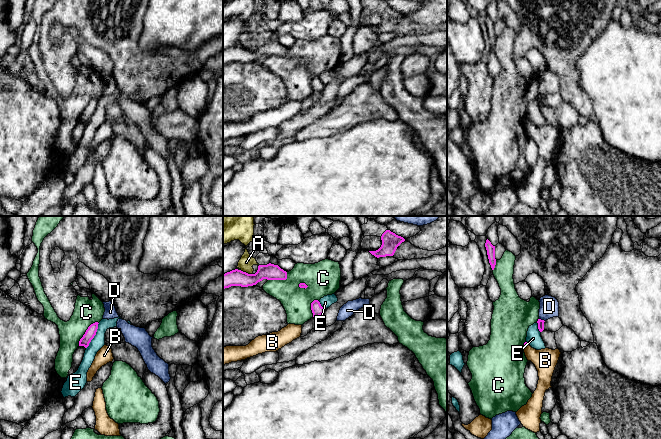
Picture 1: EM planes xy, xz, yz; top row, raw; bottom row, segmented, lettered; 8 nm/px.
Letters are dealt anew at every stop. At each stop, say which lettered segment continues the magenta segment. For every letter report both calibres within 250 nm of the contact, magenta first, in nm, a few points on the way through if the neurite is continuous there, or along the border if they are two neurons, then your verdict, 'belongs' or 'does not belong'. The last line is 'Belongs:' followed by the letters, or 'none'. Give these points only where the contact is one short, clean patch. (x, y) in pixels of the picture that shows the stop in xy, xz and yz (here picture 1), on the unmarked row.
A: calibres 130 and 120 nm; does not belong
B: calibres 20 and 190 nm; does not belong
C: calibres 80 and 200 nm; does not belong
D: calibres 50 and 160 nm; does not belong
E: calibres 80 and 100 nm; border xy (99, 99), (96, 110), (86, 124); does not belong
Belongs: none

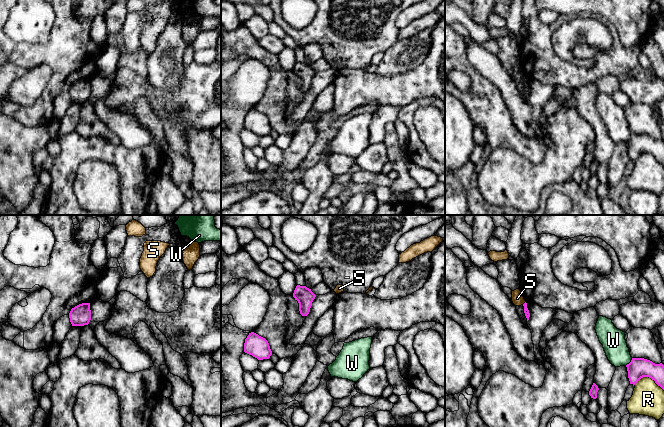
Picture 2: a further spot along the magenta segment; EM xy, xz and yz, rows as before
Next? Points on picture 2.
R: calibres 160 and 260 nm; border yz (634, 160), (643, 153), (650, 153), (663, 166); does not belong
S: calibres 50 and 100 nm; border yz (525, 77), (522, 80); does not belong
W: calibres 160 and 190 nm; does not belong
Belongs: none

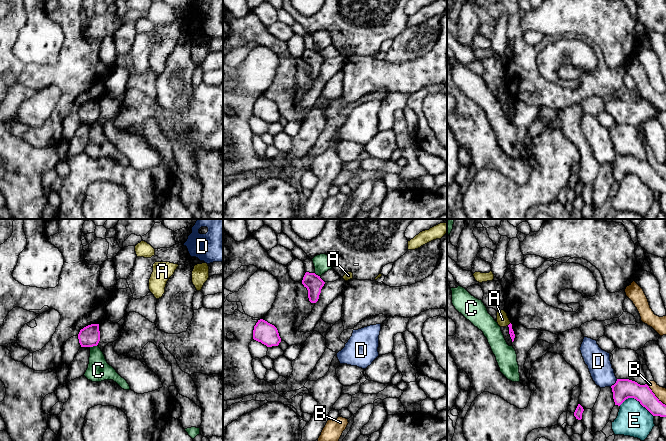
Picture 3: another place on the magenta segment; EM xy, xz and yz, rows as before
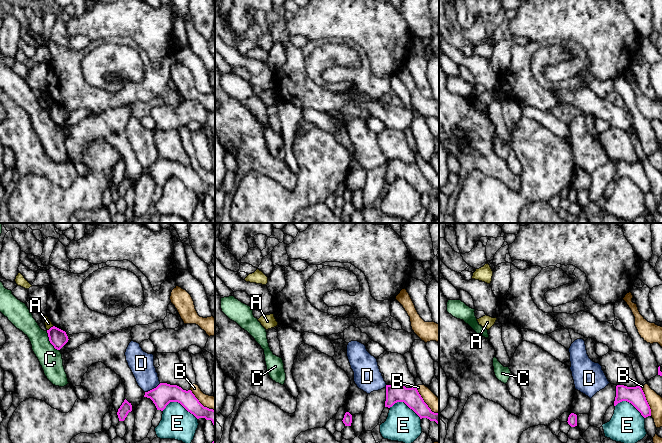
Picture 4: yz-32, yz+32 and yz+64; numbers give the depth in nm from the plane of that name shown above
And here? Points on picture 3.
A: calibres 50 and 100 nm; border yz (510, 98), (507, 101); does not belong
B: calibres 160 and 90 nm; does not belong
C: calibres 170 and 180 nm; belongs
D: calibres 160 and 190 nm; does not belong
E: calibres 160 and 260 nm; border yz (619, 181), (628, 174), (635, 174), (653, 192); does not belong
Belongs: C

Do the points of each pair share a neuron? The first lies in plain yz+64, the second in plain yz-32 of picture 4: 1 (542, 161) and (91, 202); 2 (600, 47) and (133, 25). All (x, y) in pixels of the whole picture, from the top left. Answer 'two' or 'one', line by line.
1: one
2: one

